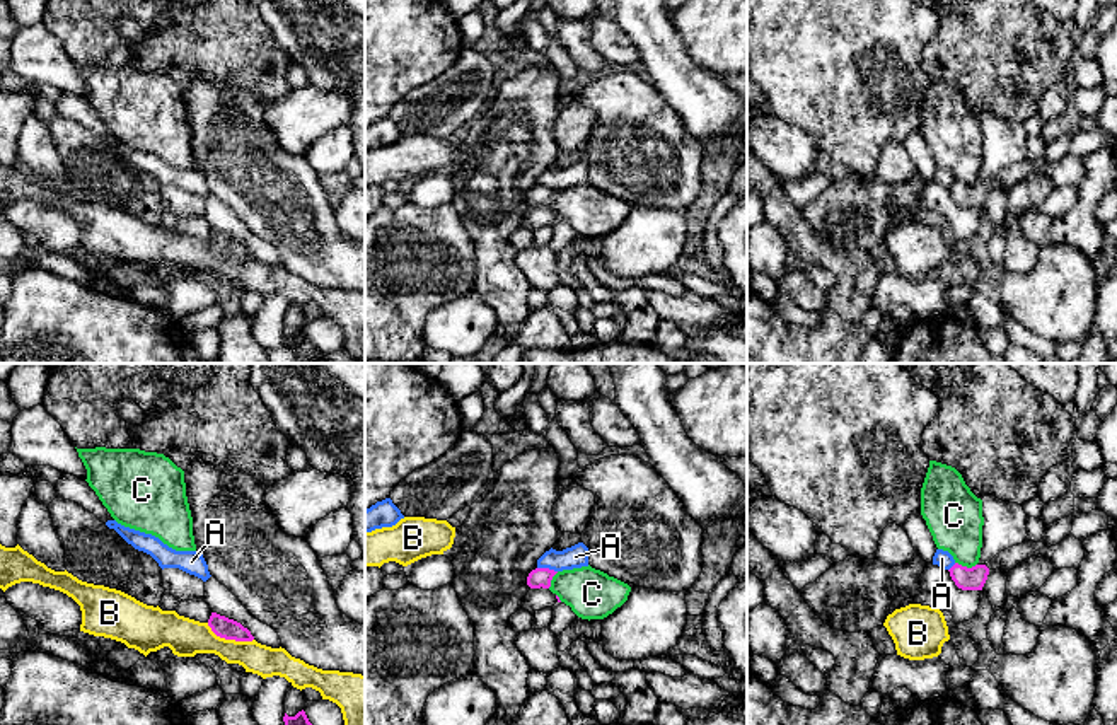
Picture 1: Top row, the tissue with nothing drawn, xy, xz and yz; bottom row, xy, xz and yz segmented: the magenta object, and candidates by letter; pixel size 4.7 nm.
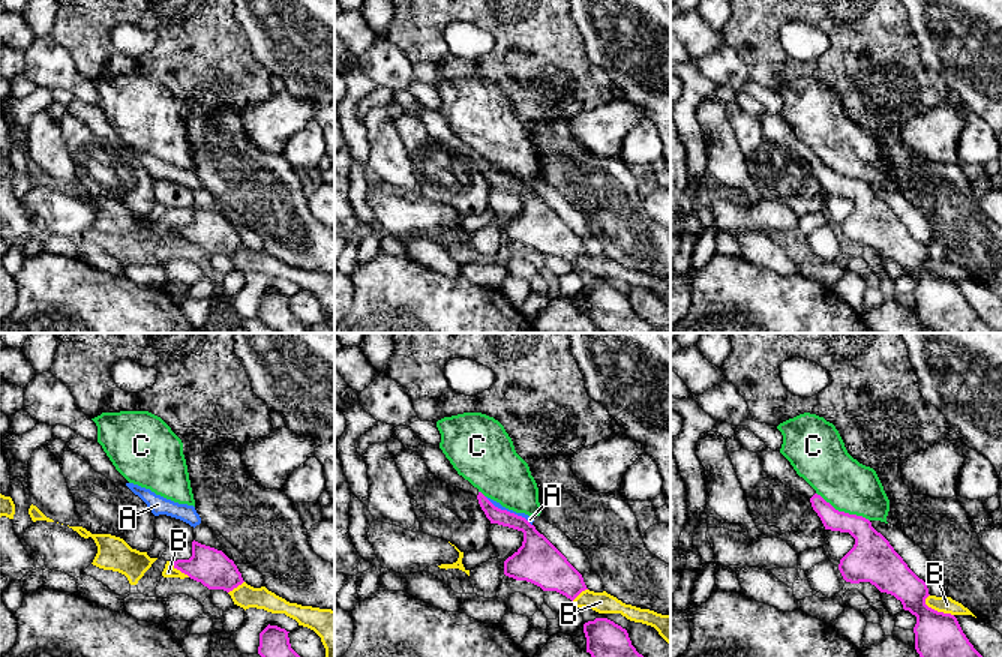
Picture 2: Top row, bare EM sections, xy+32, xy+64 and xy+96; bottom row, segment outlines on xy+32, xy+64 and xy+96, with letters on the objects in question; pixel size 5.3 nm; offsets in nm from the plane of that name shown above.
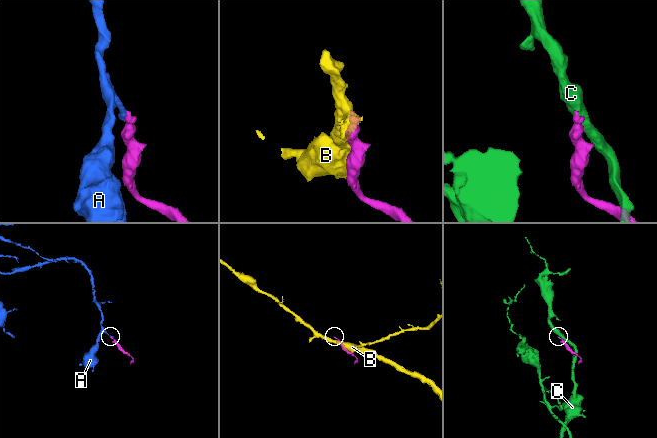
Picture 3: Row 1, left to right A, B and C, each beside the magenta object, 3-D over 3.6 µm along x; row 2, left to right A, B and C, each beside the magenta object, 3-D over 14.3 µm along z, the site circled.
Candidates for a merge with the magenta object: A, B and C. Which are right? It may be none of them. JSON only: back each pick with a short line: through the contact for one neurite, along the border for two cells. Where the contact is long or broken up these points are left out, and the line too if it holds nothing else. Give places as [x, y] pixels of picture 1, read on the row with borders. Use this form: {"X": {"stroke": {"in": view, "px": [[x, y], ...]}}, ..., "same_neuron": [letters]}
{"same_neuron": []}

